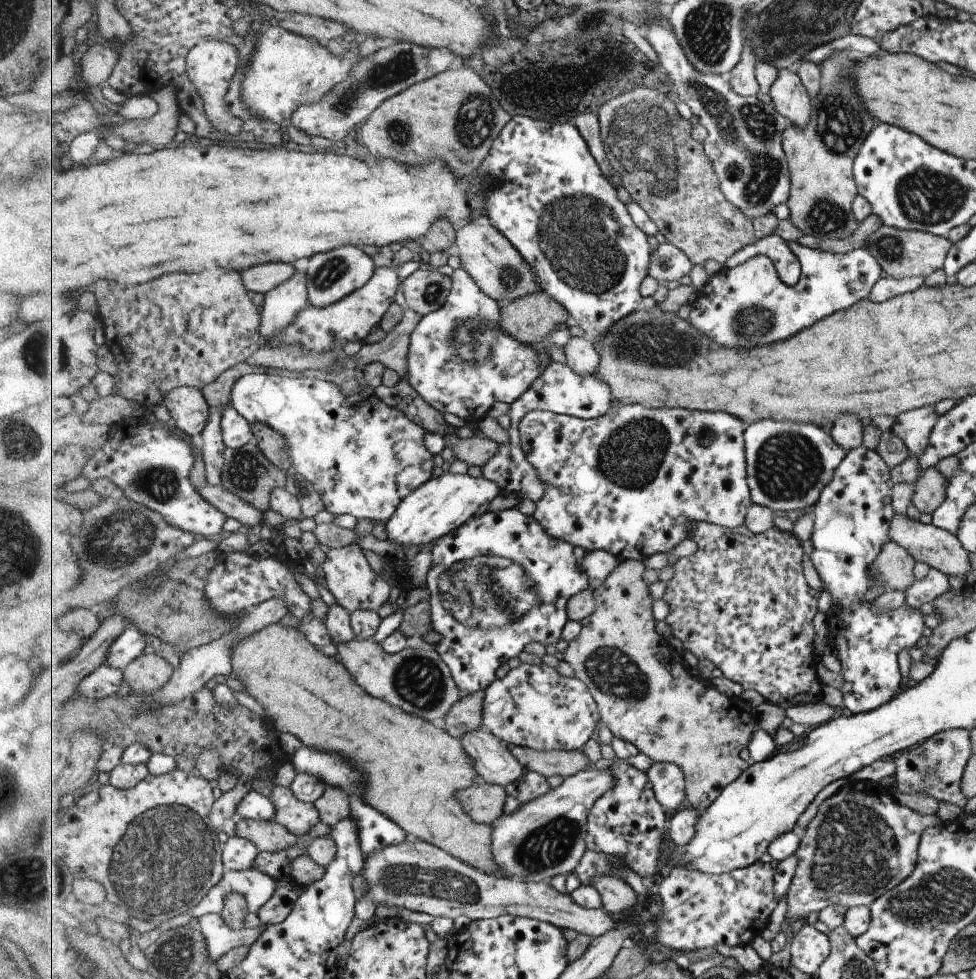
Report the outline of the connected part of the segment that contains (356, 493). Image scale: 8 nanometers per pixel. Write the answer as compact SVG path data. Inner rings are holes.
M262 369L235 382L229 406L252 425L267 424L285 436L293 462L292 473L305 476L305 480L321 490L321 500L325 502L327 512L348 514L357 521L373 520L387 524L405 499L433 479L433 455L425 448L425 436L429 431L376 397L354 405L349 404L347 397L339 390L339 384L304 376L288 378L267 374Z

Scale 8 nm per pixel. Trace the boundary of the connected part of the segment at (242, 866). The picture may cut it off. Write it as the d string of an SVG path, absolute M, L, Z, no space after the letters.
M239 836L228 838L220 847L225 872L251 869L256 864L259 852L251 840Z

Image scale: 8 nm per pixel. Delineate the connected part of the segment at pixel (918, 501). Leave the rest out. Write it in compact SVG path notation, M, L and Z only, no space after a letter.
M930 467L925 469L915 480L910 499L913 506L919 514L930 514L941 505L945 498L945 486L947 480L937 471L937 468Z

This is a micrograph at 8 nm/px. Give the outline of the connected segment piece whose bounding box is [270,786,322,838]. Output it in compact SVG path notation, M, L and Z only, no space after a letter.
M276 786L270 799L275 804L272 821L285 826L297 838L305 836L315 824L322 822L315 804L299 800L290 787Z

